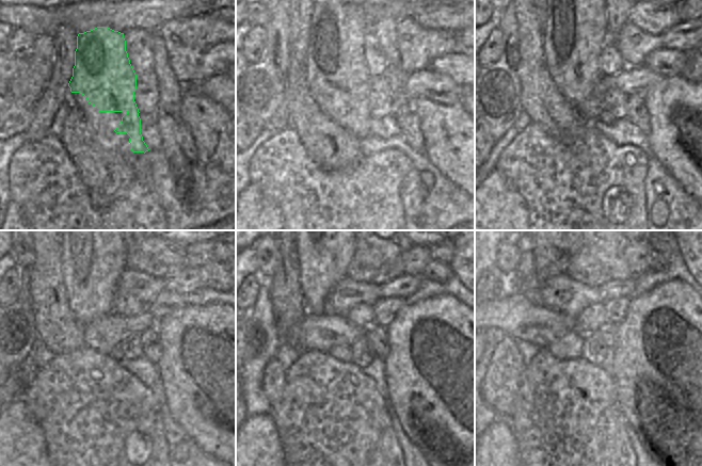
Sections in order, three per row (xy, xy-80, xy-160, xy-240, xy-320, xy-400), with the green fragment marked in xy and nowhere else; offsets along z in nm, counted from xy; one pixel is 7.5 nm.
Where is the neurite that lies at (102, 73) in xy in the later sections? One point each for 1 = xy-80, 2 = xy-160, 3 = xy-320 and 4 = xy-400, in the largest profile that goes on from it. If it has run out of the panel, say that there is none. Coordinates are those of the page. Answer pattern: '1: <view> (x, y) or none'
1: xy-80 (336, 67)
2: xy-160 (574, 34)
3: xy-320 (324, 252)
4: xy-400 (551, 252)

